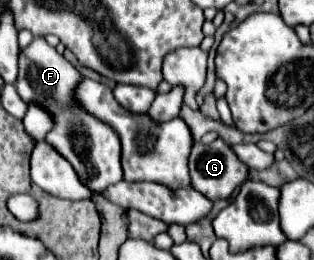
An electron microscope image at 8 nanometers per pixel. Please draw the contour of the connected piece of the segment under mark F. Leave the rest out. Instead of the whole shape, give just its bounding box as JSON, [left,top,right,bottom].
[16,36,122,192]

